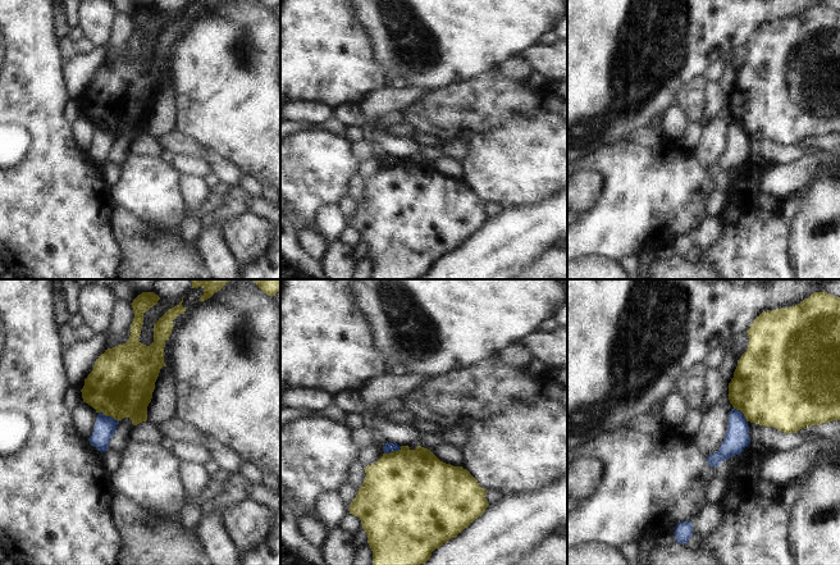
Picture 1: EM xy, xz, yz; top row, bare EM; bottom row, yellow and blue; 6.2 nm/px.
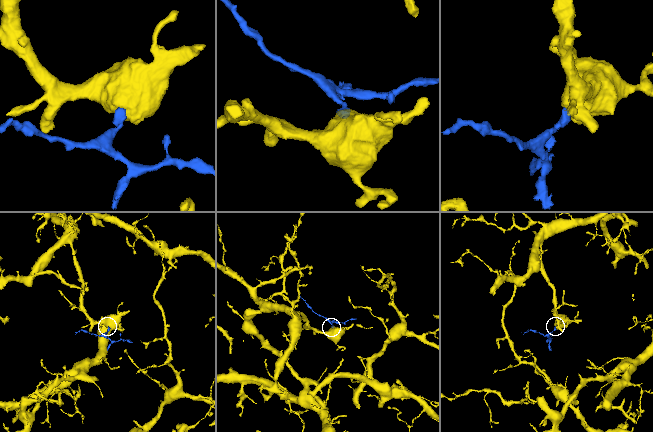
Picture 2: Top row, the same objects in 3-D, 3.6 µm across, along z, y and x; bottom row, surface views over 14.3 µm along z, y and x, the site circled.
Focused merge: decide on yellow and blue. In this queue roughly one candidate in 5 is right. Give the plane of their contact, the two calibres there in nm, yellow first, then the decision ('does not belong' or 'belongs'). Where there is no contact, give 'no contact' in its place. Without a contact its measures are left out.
contact in xy; calibres 400 and 140 nm; does not belong

